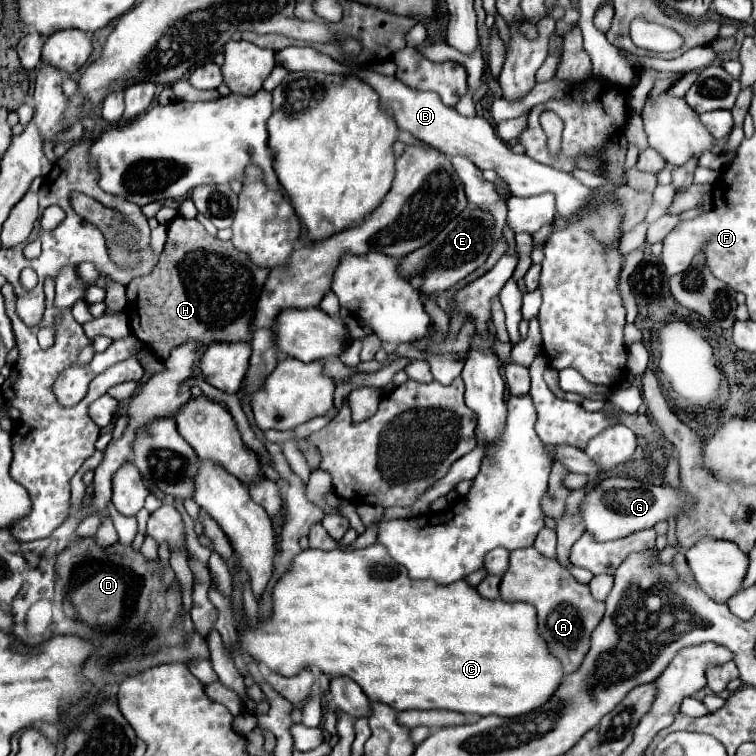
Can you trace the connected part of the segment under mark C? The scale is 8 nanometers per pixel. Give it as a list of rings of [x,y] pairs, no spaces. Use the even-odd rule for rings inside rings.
[[[374,543],[364,549],[332,549],[332,551],[320,551],[320,549],[306,549],[300,551],[294,559],[290,569],[278,579],[278,583],[272,589],[272,615],[268,619],[260,619],[254,629],[244,629],[238,635],[240,651],[248,653],[256,661],[264,663],[270,671],[280,673],[284,677],[294,677],[304,669],[316,667],[326,677],[350,677],[356,681],[362,691],[368,695],[370,701],[380,701],[384,705],[394,707],[394,711],[408,711],[408,709],[450,709],[458,713],[474,713],[474,715],[498,715],[498,717],[510,717],[510,715],[524,715],[526,711],[534,711],[534,707],[540,707],[550,699],[554,693],[554,687],[562,683],[564,671],[558,659],[546,651],[546,641],[538,633],[536,625],[536,611],[528,603],[502,603],[502,599],[488,601],[478,595],[478,591],[468,581],[456,581],[450,585],[436,585],[434,581],[418,581],[410,579],[406,567],[396,563],[388,553],[386,547],[380,543]]]

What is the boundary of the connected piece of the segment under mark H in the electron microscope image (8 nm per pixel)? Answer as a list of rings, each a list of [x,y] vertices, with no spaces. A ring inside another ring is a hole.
[[[174,217],[168,223],[168,241],[166,247],[148,275],[134,277],[126,285],[126,309],[124,313],[130,319],[132,333],[146,343],[158,359],[166,359],[174,347],[188,341],[200,341],[210,345],[214,341],[234,343],[234,341],[252,341],[252,317],[258,295],[268,277],[268,269],[254,267],[242,251],[238,251],[230,241],[220,241],[206,233],[206,229],[196,219]]]

